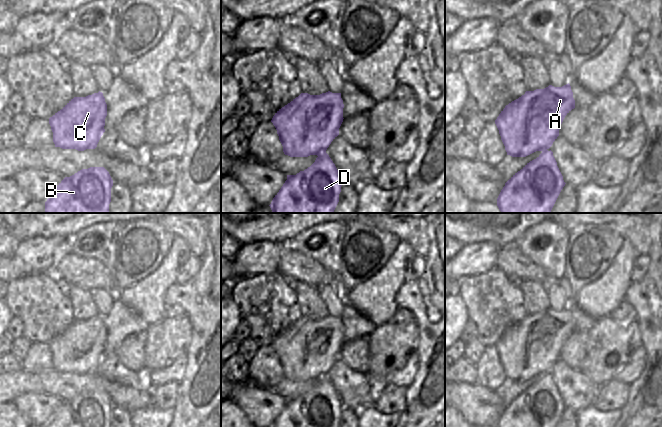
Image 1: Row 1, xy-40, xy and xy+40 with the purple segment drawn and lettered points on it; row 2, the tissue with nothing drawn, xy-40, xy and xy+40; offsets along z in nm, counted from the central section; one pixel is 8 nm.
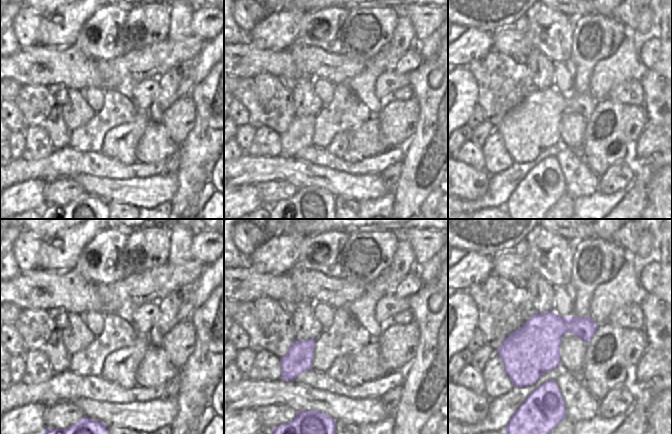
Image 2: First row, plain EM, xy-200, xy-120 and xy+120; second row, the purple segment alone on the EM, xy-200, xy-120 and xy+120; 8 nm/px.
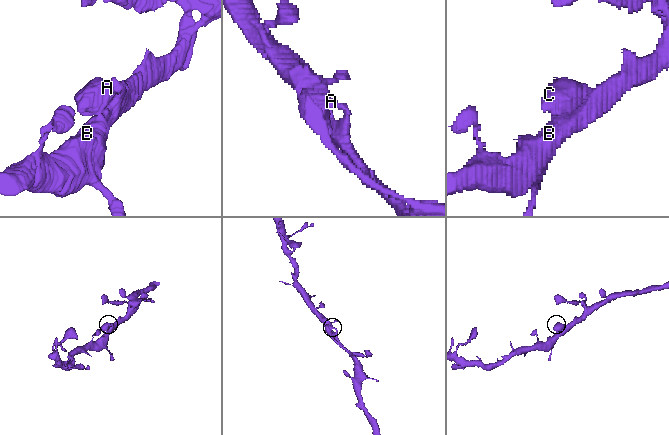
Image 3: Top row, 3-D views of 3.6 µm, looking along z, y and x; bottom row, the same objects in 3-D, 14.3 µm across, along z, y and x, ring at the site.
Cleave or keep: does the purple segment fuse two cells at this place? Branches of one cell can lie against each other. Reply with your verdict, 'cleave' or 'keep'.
keep

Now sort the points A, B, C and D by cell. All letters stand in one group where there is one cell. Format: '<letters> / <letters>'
A B C D

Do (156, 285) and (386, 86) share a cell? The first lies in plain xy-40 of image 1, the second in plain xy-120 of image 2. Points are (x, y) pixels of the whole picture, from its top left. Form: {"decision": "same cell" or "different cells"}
{"decision": "different cells"}

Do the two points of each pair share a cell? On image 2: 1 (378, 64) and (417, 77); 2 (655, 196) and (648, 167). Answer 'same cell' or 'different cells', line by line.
1: different cells
2: different cells

